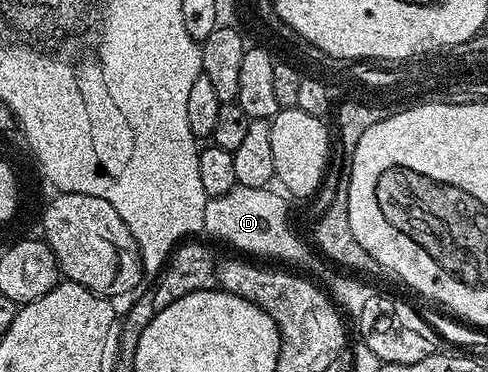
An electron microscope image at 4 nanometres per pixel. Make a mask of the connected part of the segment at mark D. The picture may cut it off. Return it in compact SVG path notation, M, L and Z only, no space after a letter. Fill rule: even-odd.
M238 186L227 194L206 199L205 213L203 214L204 231L206 233L210 232L213 236L218 236L223 243L230 244L231 247L238 248L241 254L248 254L253 258L270 256L273 259L270 261L273 262L281 262L277 260L303 259L305 256L305 244L297 237L296 230L289 225L289 208L285 205L286 197L280 191L277 191L278 193L273 191L272 187L243 188Z

